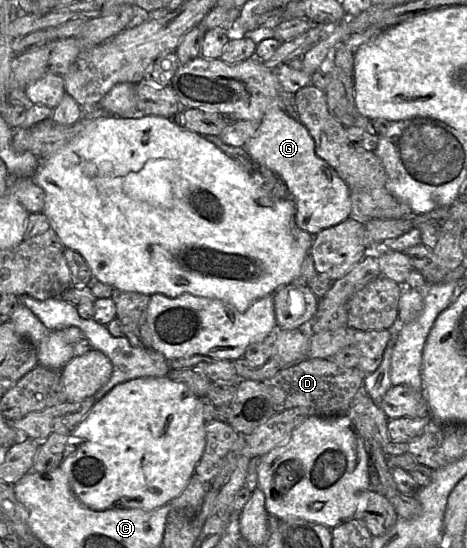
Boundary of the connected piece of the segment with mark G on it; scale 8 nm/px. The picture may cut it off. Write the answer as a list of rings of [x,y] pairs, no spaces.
[[[287,64],[274,69],[282,91],[271,113],[265,113],[257,132],[244,146],[253,161],[268,168],[286,184],[295,203],[295,222],[299,229],[315,236],[320,231],[335,226],[350,217],[350,189],[337,172],[315,153],[315,142],[298,120],[294,94],[311,85],[311,75],[293,70]]]

